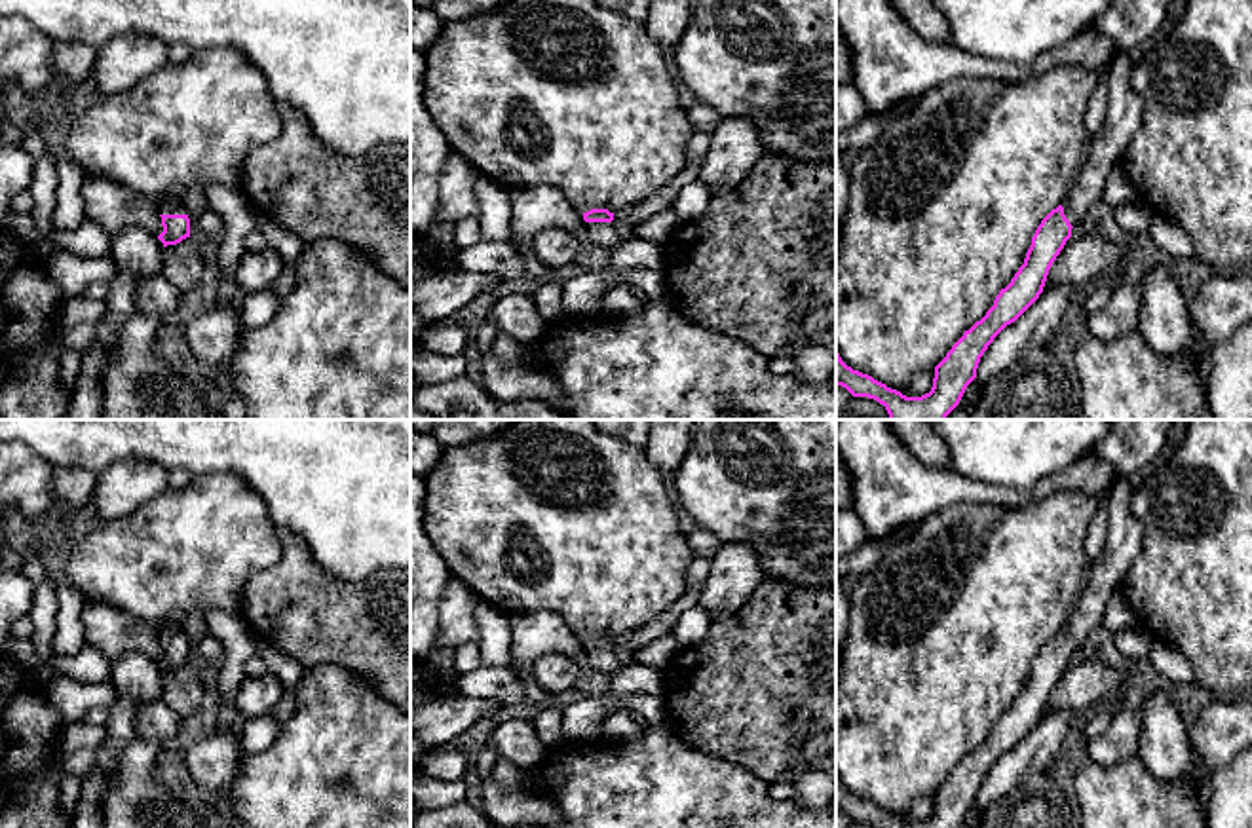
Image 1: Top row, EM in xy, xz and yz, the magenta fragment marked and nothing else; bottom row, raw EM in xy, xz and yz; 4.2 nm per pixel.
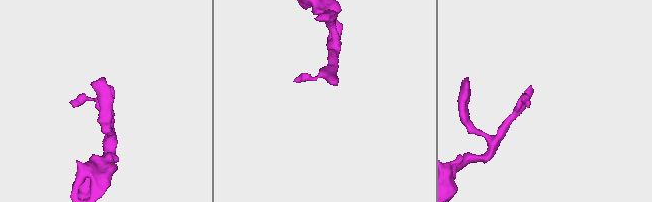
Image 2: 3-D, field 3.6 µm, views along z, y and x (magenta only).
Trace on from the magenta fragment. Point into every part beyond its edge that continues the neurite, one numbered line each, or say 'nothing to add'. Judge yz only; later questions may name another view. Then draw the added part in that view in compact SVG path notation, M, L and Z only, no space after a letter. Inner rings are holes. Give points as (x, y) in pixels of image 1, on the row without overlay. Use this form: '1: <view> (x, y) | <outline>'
1: yz (1123, 536) | M1117 475L1110 486L1104 547L1098 560L1091 566L1085 589L1062 629L1064 640L1072 651L1083 649L1089 634L1100 627L1110 596L1123 585L1130 564L1142 549L1142 522L1130 511L1132 494L1134 488L1130 486L1129 477Z

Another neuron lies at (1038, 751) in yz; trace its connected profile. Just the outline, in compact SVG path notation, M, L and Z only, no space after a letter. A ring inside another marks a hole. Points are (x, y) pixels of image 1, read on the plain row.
M1075 710L1045 712L1039 724L988 771L977 794L980 815L1009 794L1026 775L1053 767Z

